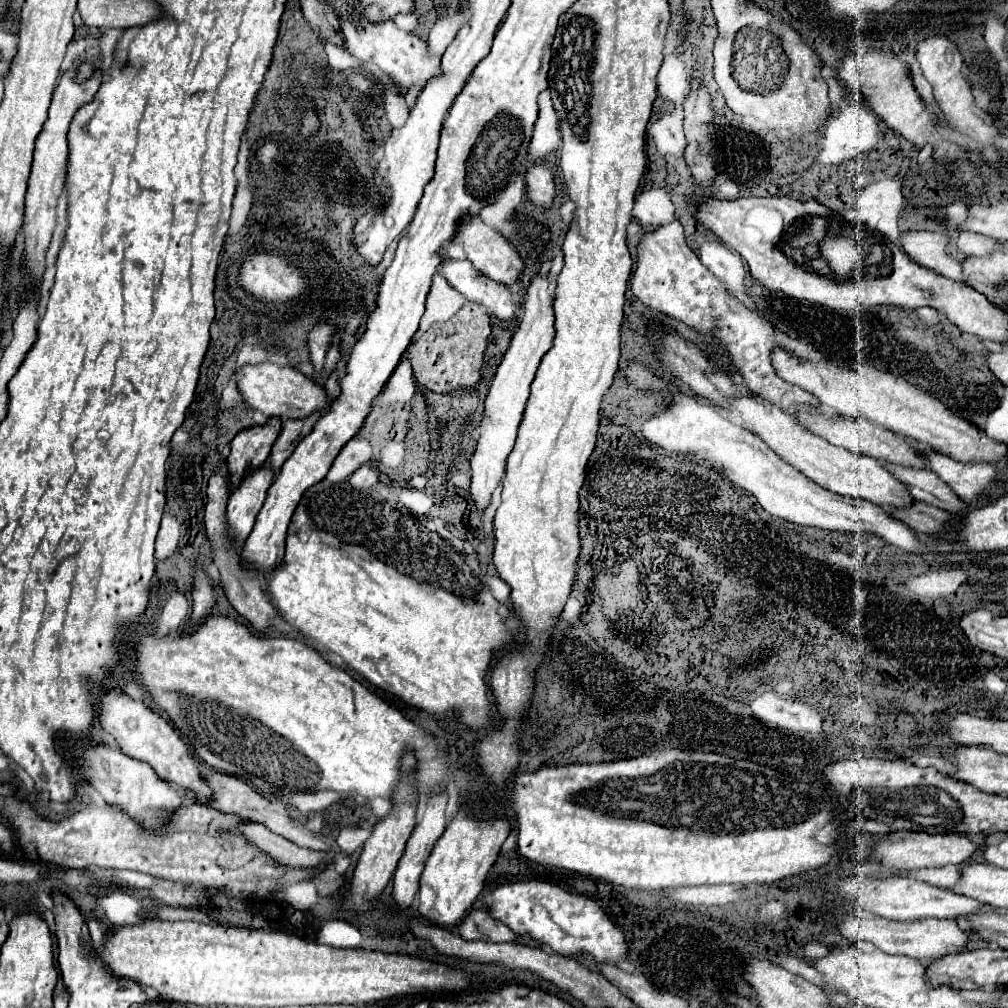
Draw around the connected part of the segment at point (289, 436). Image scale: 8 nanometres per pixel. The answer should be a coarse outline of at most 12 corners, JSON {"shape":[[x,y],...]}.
{"shape":[[316,415],[292,419],[270,451],[268,465],[278,475],[282,463],[312,431]]}

